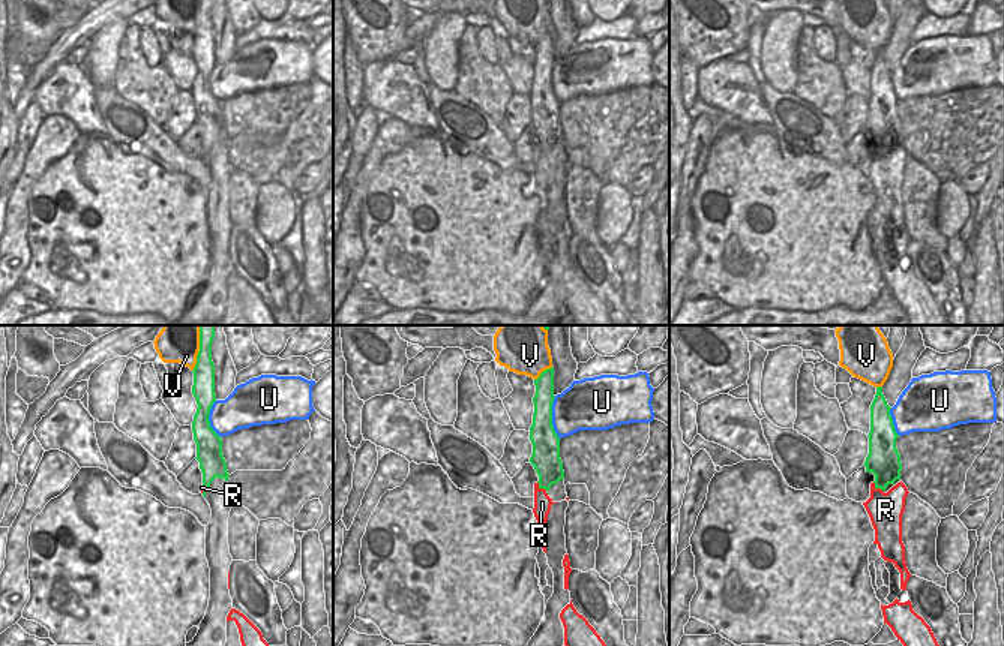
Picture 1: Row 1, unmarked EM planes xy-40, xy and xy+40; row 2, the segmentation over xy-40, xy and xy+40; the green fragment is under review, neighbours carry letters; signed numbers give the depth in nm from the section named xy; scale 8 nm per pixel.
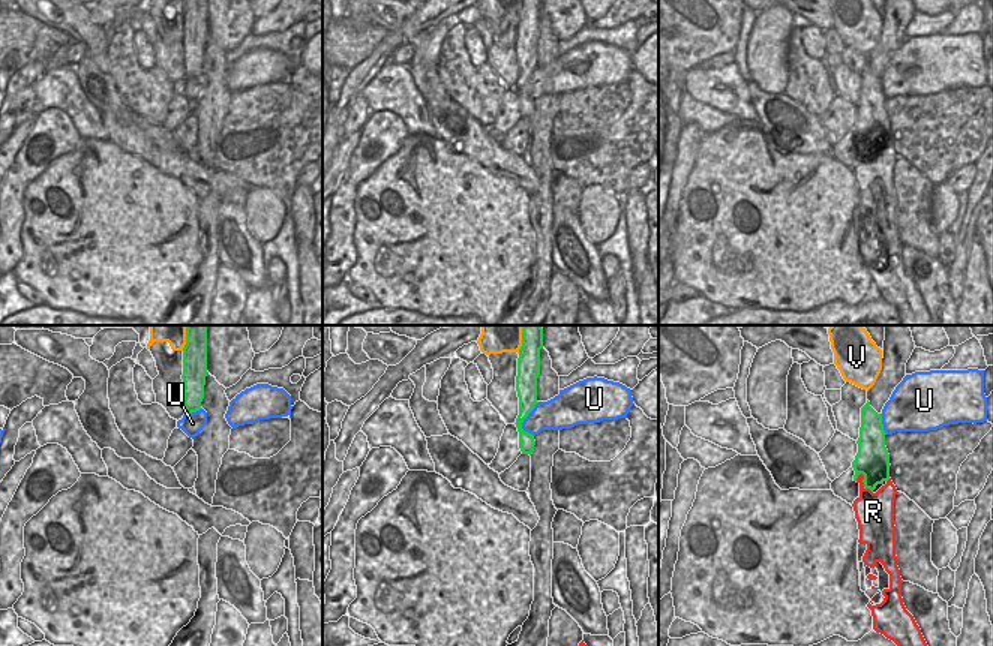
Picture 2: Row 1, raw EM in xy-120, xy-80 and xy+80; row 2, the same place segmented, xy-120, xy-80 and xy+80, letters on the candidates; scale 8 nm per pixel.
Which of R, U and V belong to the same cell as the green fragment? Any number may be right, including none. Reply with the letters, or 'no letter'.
R

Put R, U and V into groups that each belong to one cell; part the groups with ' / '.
R / U / V

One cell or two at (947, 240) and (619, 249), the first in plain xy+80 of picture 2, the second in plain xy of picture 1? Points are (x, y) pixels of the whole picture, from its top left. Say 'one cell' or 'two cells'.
one cell

